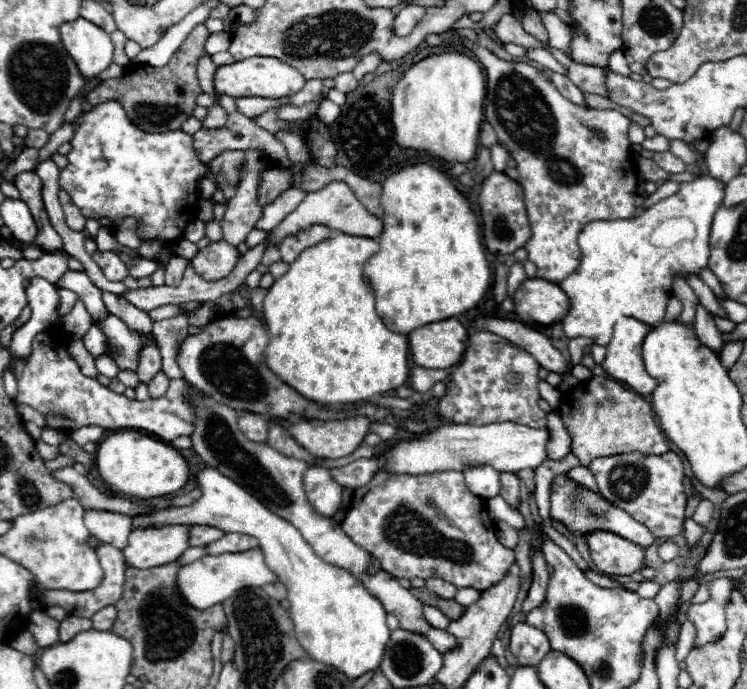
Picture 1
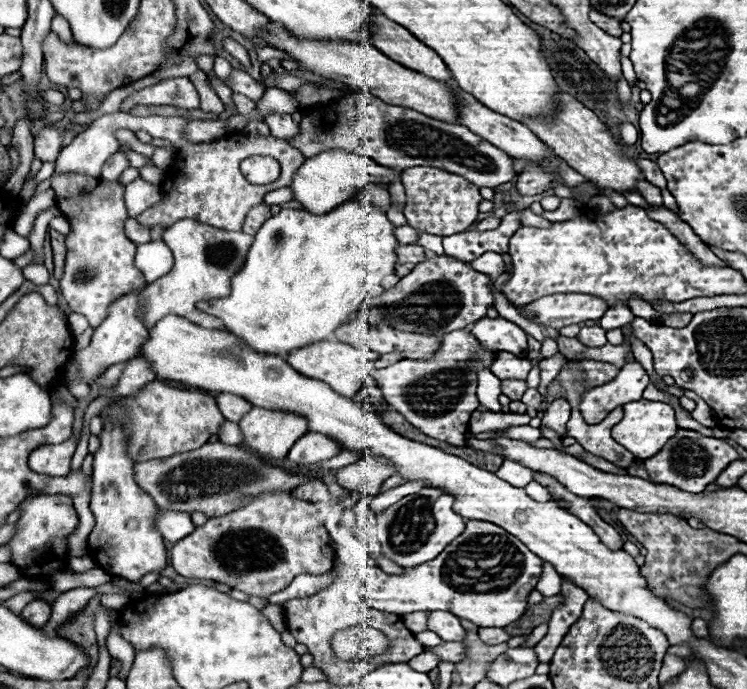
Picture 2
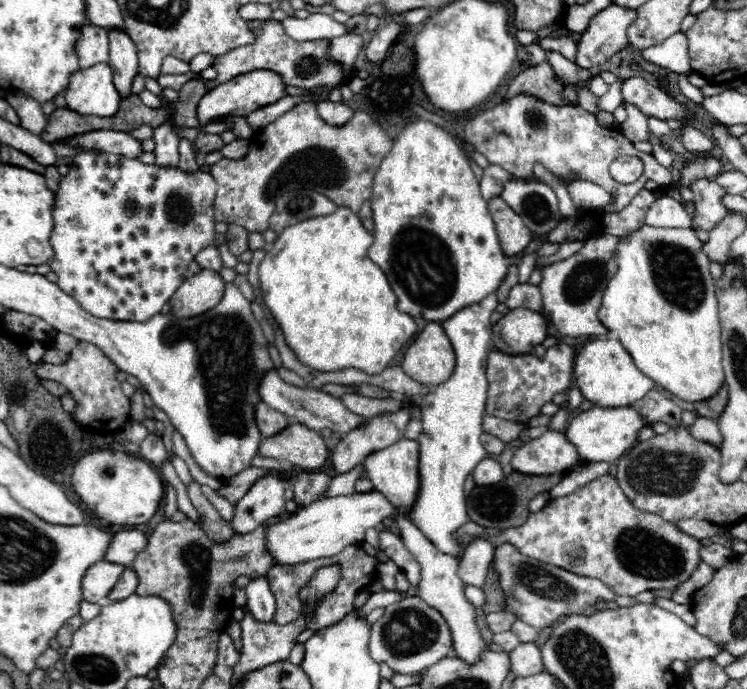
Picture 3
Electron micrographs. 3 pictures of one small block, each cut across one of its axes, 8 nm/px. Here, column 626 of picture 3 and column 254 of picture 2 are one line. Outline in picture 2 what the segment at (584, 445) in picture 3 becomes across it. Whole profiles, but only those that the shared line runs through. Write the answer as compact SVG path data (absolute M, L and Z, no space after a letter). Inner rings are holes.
M252 408L240 422L244 446L268 460L284 460L298 438L308 434L308 422L294 412Z

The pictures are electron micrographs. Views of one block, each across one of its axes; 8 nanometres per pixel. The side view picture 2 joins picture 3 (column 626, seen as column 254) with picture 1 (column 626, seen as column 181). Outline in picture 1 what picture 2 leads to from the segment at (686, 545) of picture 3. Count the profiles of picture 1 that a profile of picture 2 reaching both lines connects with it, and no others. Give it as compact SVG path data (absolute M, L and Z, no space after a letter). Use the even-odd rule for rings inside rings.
M592 532L586 536L590 546L590 556L596 568L604 574L632 574L642 568L644 548L612 534L612 532Z

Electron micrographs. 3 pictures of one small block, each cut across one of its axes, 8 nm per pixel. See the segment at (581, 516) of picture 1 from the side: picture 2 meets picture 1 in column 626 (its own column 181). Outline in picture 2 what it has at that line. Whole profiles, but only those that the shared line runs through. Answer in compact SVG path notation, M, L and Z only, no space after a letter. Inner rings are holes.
M158 512L156 526L162 532L164 540L180 542L184 536L192 534L196 526L192 524L188 514L172 514L172 512Z

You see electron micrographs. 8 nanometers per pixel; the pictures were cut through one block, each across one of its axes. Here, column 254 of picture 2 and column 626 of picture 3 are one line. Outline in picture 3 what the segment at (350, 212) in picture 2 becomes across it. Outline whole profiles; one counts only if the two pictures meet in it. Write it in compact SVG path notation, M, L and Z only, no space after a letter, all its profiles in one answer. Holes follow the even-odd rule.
M642 226L636 232L632 232L628 236L628 242L620 242L616 248L616 274L608 280L608 286L604 290L602 296L602 306L598 310L598 318L600 322L610 330L610 334L614 334L622 346L626 348L626 352L632 356L634 364L648 376L652 378L660 388L670 390L674 396L686 400L686 402L698 402L698 400L706 400L710 396L714 396L720 388L720 384L724 382L724 370L722 370L722 326L720 326L720 318L718 318L718 300L716 300L716 288L714 288L714 280L710 276L708 264L710 260L706 258L706 254L702 254L702 244L696 238L696 232L690 228L654 228L654 226Z

